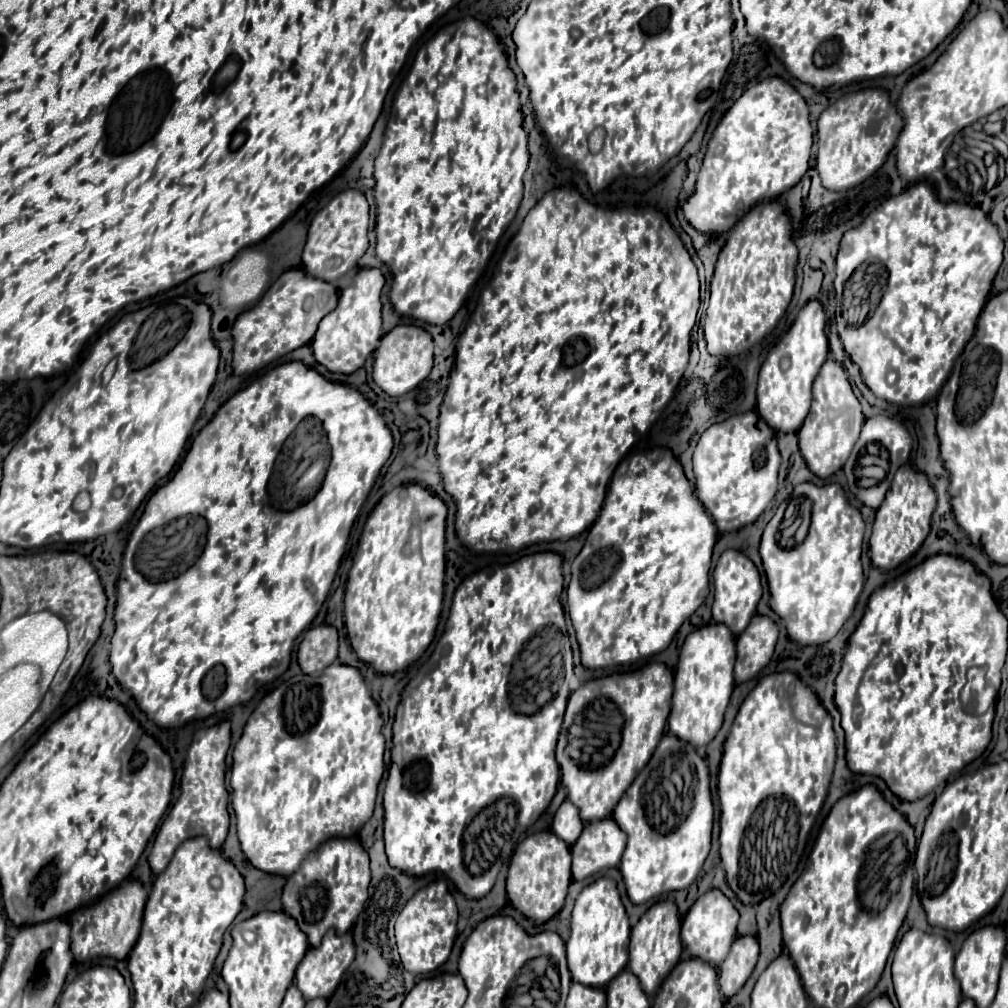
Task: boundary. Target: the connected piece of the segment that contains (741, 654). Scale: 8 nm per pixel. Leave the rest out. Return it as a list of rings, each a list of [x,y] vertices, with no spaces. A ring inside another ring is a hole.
[[[755,615],[749,627],[737,637],[735,681],[743,683],[755,677],[771,659],[777,643],[777,625],[767,615]]]

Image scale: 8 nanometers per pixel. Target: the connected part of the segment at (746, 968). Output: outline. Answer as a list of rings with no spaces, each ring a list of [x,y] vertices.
[[[741,935],[733,941],[729,955],[719,965],[719,987],[725,997],[735,995],[749,979],[759,957],[759,941],[753,935]]]

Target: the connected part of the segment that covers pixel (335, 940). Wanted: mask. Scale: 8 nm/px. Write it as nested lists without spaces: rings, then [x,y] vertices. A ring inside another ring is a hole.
[[[329,929],[321,941],[319,947],[313,947],[307,951],[307,955],[303,957],[303,961],[299,963],[297,971],[295,971],[295,985],[297,989],[305,995],[305,999],[315,999],[315,997],[325,997],[329,999],[335,991],[335,987],[341,981],[341,975],[345,973],[345,969],[351,965],[355,957],[355,945],[349,933],[337,935],[333,929]]]

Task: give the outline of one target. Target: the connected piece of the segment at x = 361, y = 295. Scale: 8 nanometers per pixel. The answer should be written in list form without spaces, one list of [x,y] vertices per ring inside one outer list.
[[[363,267],[355,273],[349,287],[339,291],[337,307],[327,313],[311,341],[315,359],[333,373],[353,373],[363,367],[369,353],[373,353],[381,339],[381,291],[385,277],[377,267]]]

